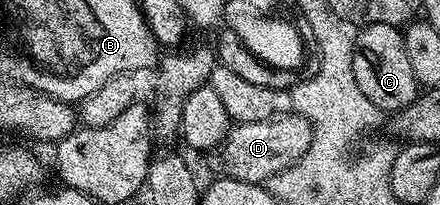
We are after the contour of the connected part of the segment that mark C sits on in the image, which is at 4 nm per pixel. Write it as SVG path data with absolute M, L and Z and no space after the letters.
M369 22L358 31L352 52L352 76L356 84L360 84L360 92L364 92L364 96L383 112L408 108L420 93L416 76L412 76L408 52L404 49L402 30L392 24Z

